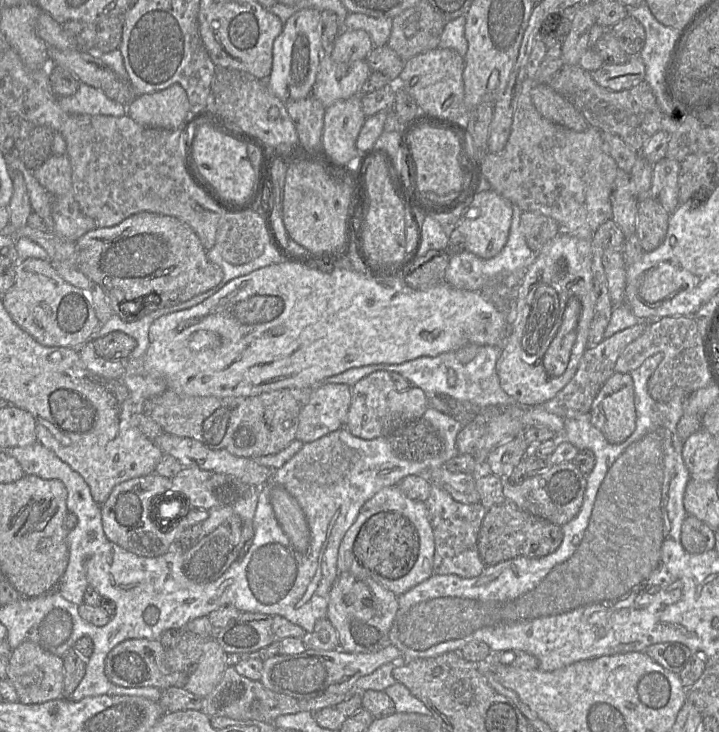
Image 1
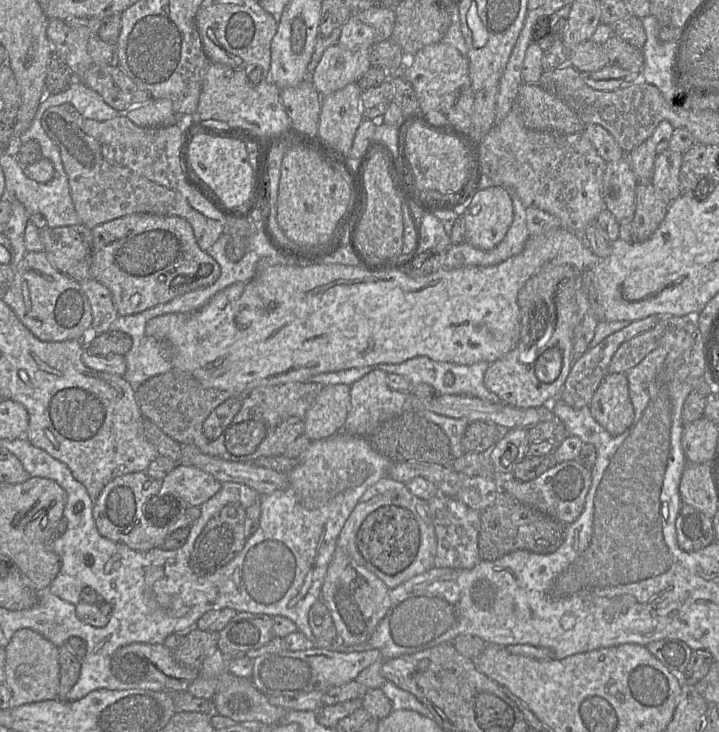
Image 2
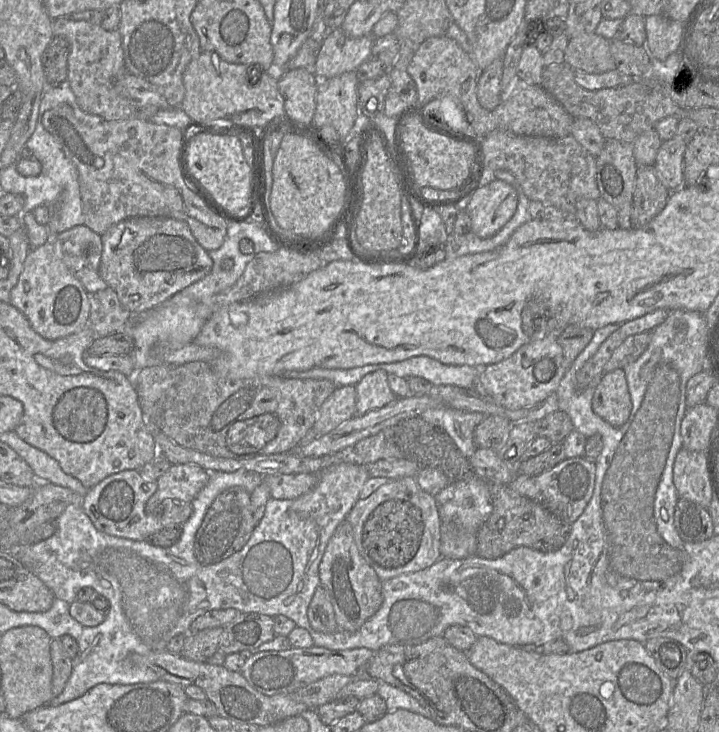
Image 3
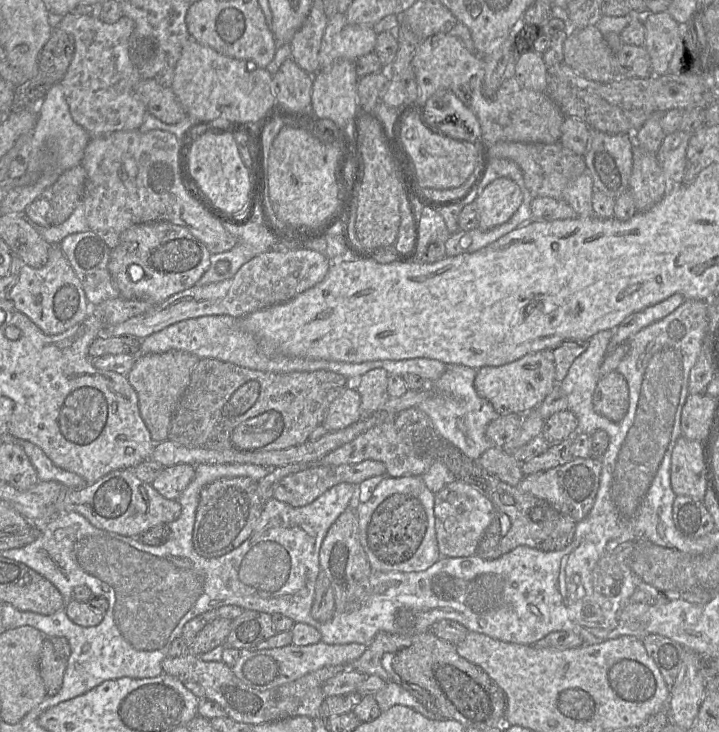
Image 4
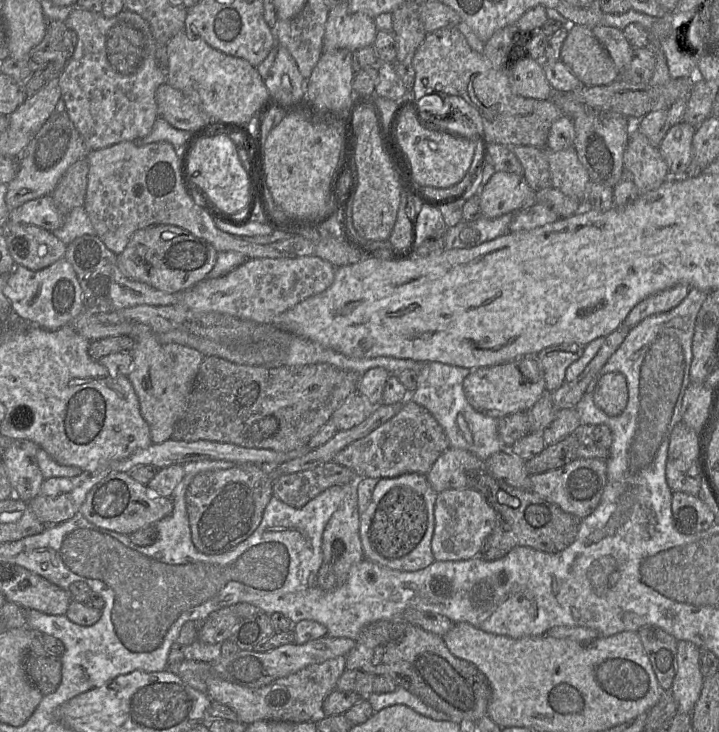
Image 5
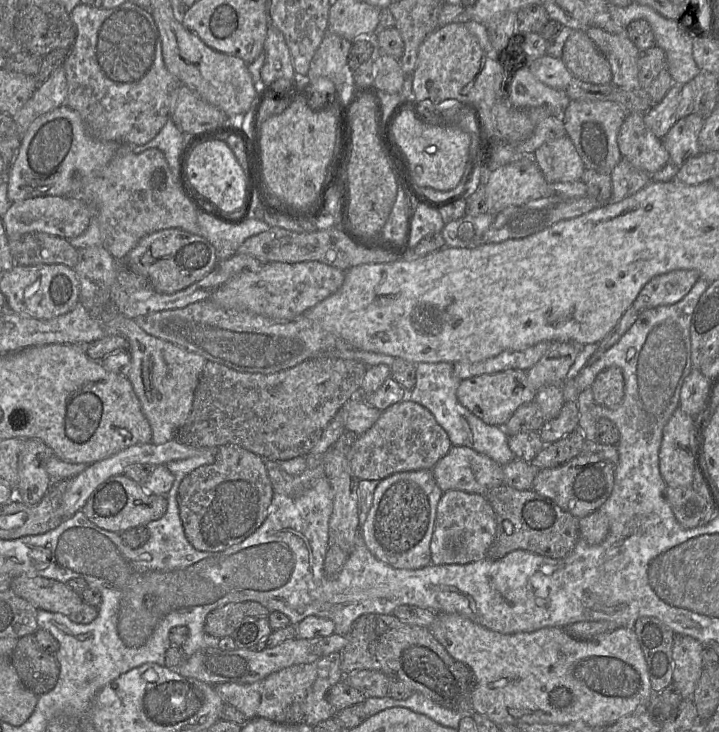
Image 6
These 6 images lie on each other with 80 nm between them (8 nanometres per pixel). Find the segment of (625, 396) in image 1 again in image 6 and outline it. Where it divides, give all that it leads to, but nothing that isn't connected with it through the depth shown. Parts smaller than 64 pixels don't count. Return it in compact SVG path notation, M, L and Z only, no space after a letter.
M611 366L602 370L591 385L596 404L609 409L618 408L625 395L625 382L622 370Z

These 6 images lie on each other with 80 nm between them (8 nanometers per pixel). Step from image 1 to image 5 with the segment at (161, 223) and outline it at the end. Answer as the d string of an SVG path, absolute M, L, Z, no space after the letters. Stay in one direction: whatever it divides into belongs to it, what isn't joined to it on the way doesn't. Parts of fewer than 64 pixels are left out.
M153 225L132 234L124 251L117 255L117 265L126 278L172 294L206 279L216 263L217 254L211 244L183 228Z

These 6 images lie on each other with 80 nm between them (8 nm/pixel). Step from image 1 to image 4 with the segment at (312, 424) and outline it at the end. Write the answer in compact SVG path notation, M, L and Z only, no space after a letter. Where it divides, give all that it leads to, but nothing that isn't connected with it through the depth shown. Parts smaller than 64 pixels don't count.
M350 385L330 404L322 426L332 432L359 421L363 417L360 405L361 397L354 385Z

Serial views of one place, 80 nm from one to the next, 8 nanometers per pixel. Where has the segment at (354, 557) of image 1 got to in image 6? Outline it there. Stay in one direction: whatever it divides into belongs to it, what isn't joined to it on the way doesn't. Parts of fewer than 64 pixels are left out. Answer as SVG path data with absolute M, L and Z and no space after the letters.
M432 469L398 472L380 480L374 490L367 517L360 527L360 534L369 551L378 560L398 569L418 569L431 564L430 542L436 508L443 493L434 479Z

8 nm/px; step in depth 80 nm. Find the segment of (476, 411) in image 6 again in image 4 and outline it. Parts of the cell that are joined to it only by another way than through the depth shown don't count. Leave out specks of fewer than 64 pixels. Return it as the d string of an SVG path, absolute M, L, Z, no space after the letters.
M550 349L529 353L502 366L485 366L477 370L474 388L499 415L522 414L535 409L556 386L555 364Z

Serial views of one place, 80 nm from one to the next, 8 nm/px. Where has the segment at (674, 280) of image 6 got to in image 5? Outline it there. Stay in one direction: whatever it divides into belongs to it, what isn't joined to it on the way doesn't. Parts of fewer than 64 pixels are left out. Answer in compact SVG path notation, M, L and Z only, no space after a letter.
M677 284L648 296L634 306L623 325L632 329L648 316L670 311L685 299L690 288L687 284Z

